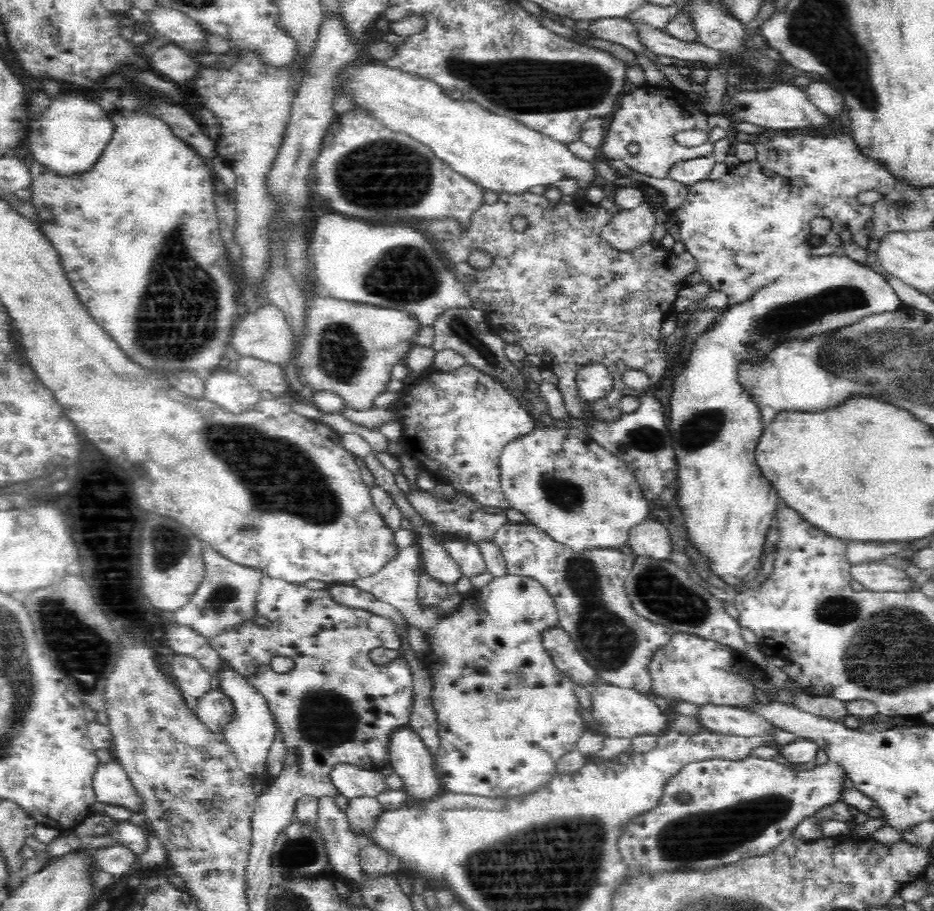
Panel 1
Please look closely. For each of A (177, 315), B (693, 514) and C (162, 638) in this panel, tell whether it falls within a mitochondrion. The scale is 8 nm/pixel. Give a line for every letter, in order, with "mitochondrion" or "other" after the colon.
A: mitochondrion
B: other
C: other

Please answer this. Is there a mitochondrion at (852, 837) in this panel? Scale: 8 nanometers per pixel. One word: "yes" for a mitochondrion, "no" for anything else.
no

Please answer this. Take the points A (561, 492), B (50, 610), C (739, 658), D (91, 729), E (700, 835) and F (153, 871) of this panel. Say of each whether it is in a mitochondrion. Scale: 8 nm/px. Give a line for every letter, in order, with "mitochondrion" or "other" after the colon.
A: mitochondrion
B: mitochondrion
C: other
D: other
E: mitochondrion
F: other

